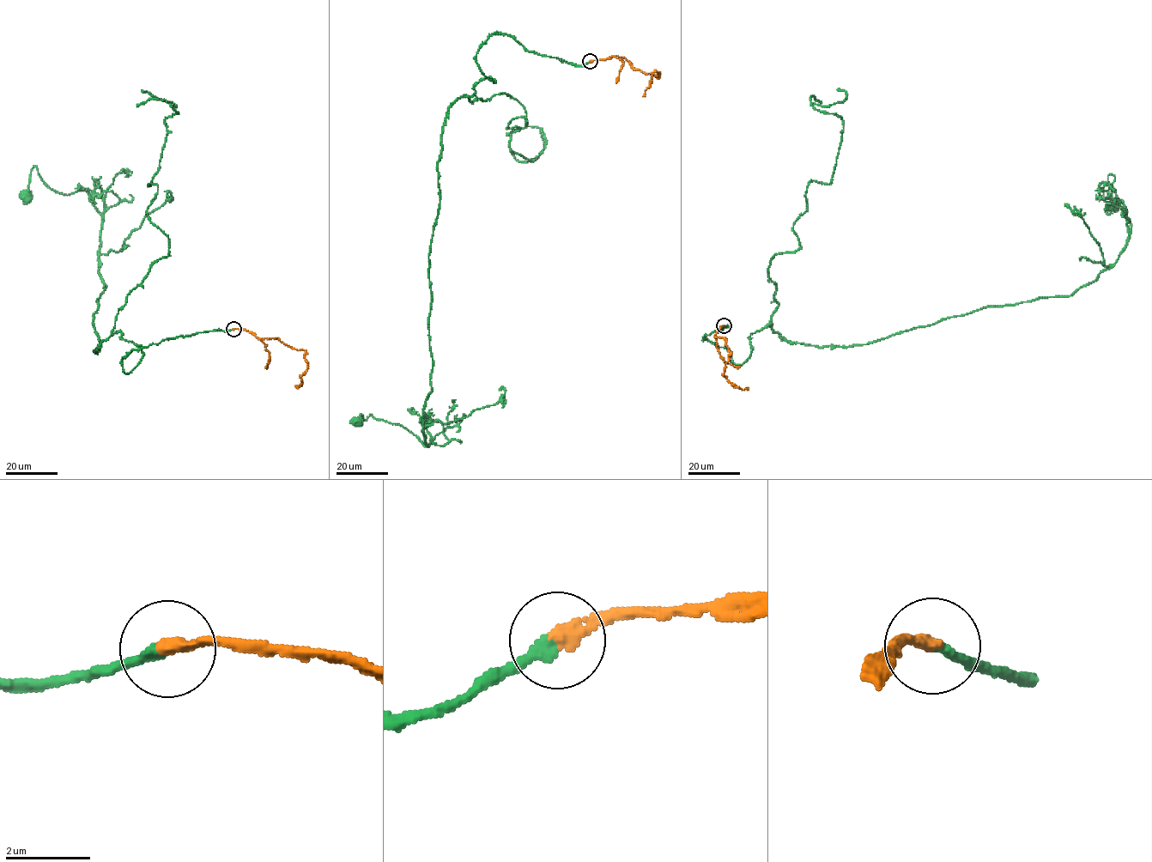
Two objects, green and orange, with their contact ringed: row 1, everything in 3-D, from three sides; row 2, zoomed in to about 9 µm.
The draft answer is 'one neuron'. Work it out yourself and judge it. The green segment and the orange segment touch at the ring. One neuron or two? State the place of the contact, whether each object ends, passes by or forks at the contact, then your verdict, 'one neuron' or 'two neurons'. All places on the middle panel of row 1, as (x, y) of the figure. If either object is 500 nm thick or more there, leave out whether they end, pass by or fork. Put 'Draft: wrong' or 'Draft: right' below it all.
place (590, 61); green ends; orange ends; one neuron
Draft: right

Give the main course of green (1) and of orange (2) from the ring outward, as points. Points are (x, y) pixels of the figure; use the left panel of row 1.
1: (233, 329), (133, 349), (126, 373), (142, 352), (119, 331), (93, 351), (102, 215), (35, 166), (27, 197)
2: (233, 329), (277, 337), (303, 349), (307, 370), (300, 385), (295, 385)

